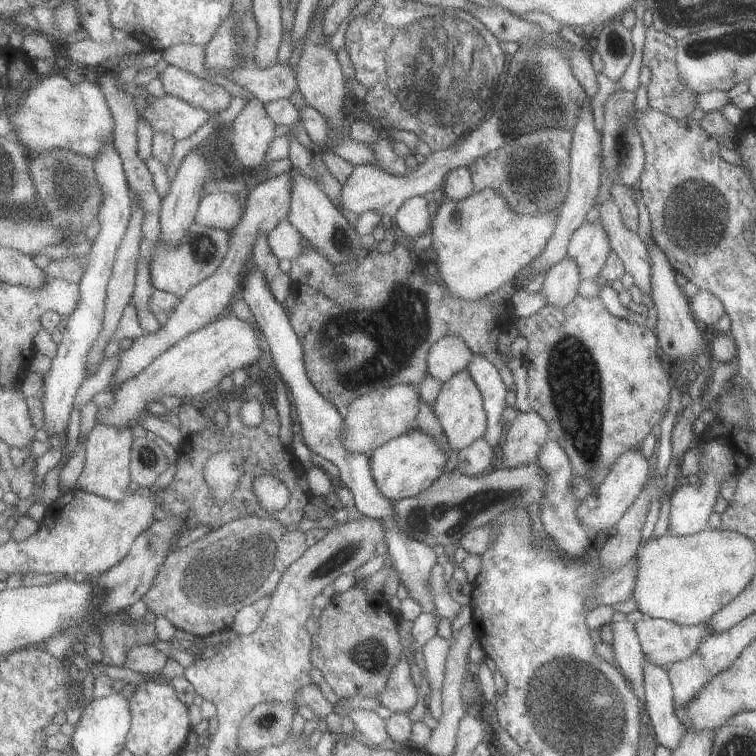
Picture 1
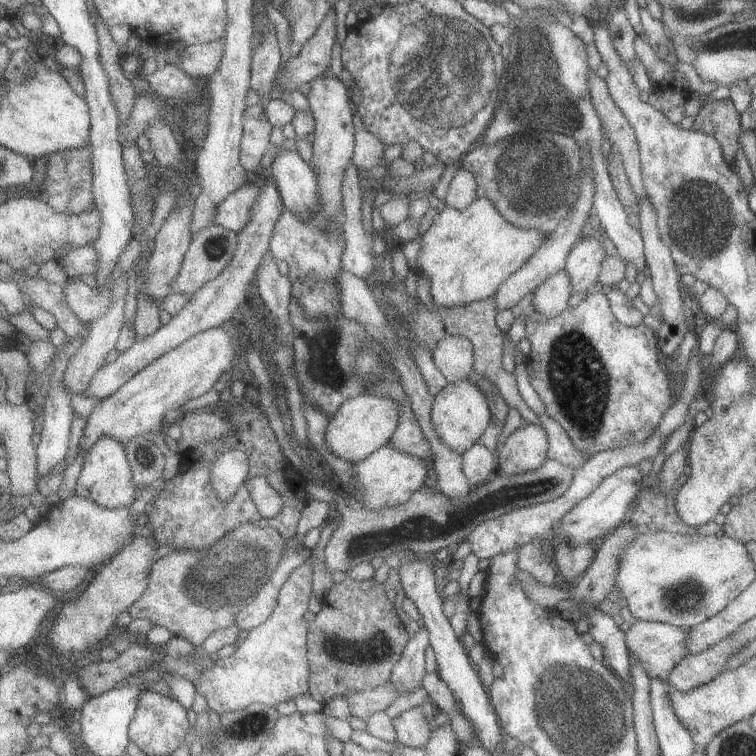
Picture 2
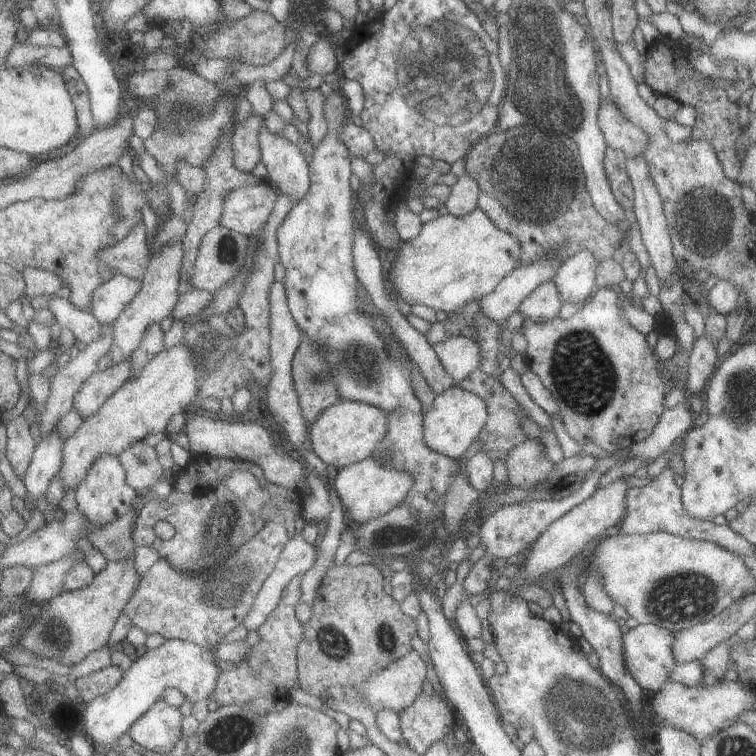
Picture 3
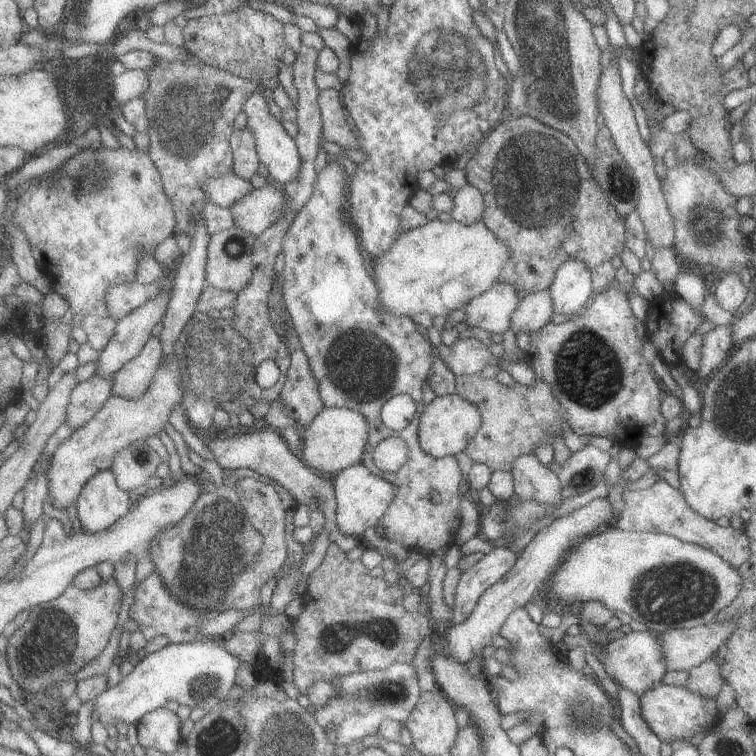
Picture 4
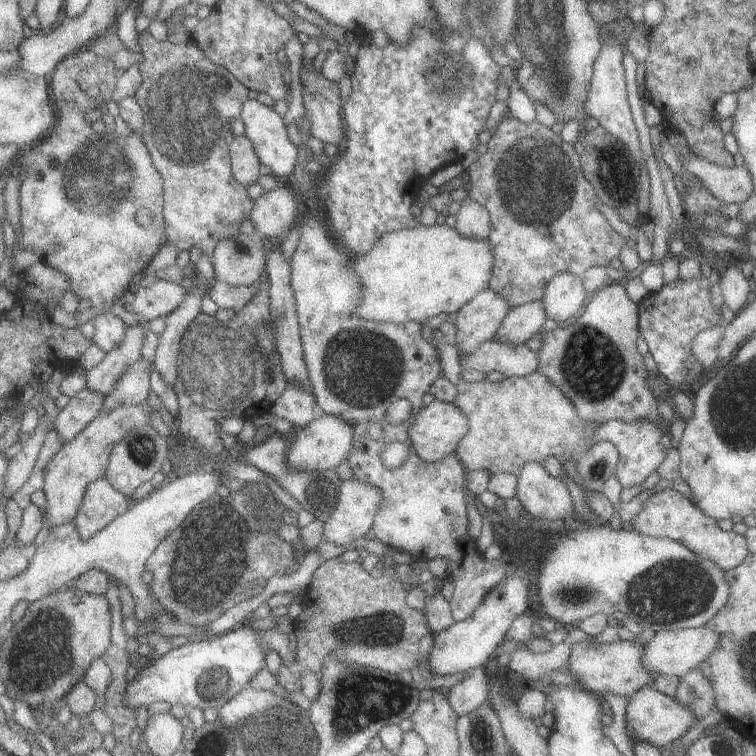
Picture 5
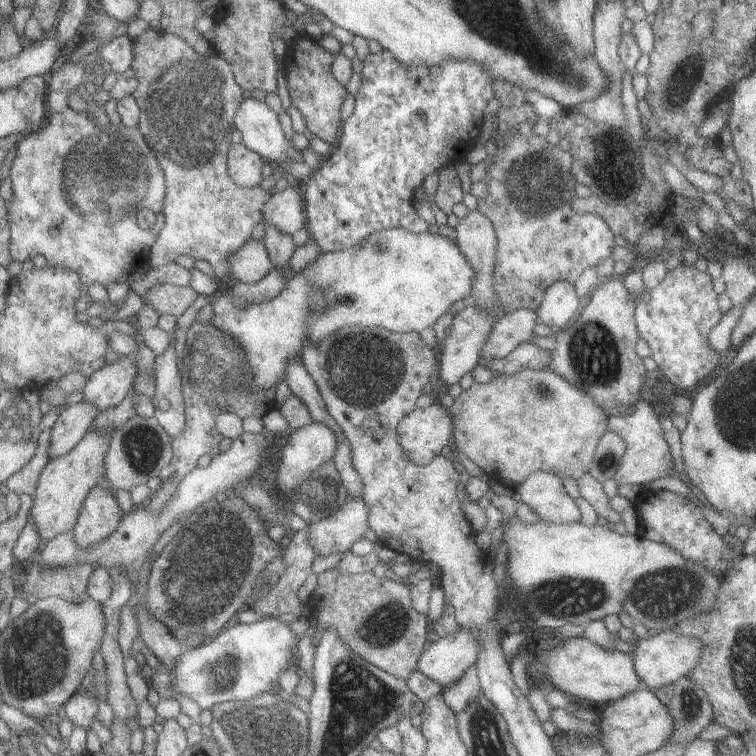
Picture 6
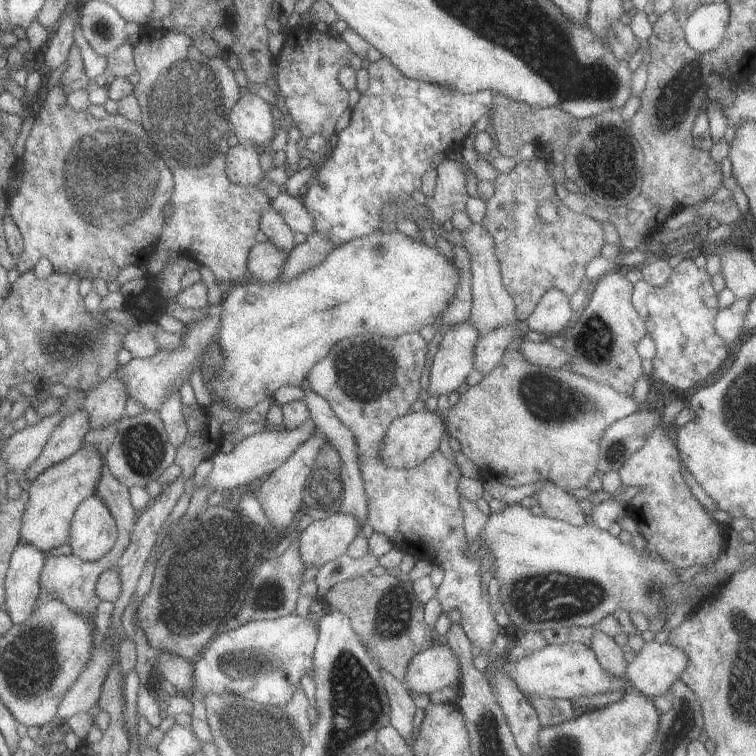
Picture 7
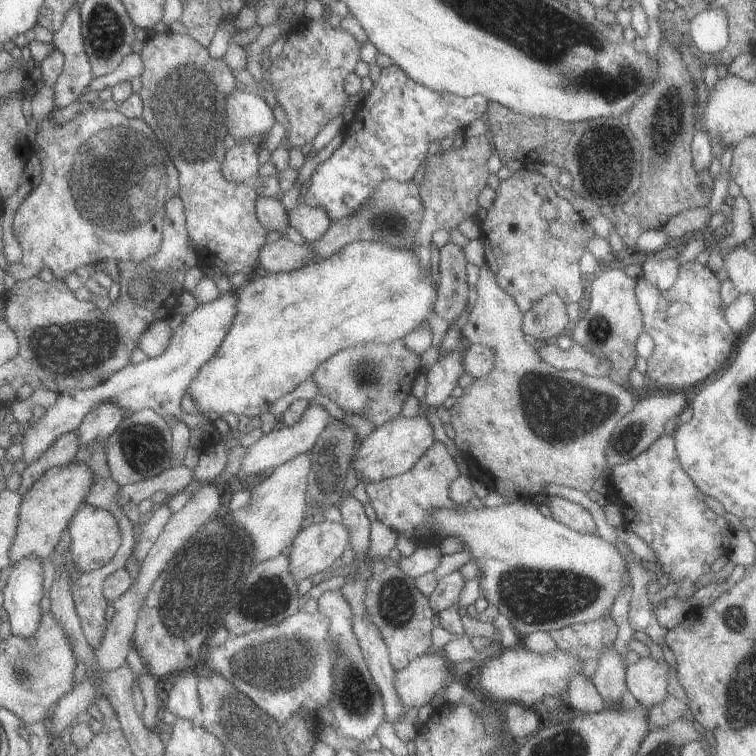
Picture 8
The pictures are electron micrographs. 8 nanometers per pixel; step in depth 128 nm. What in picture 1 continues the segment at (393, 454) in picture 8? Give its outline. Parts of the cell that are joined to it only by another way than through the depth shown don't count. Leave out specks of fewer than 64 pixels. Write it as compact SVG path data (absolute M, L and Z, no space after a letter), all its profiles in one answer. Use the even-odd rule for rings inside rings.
M466 369L459 371L442 383L440 393L432 408L434 417L443 429L447 444L456 452L484 437L487 417L483 410L483 399Z

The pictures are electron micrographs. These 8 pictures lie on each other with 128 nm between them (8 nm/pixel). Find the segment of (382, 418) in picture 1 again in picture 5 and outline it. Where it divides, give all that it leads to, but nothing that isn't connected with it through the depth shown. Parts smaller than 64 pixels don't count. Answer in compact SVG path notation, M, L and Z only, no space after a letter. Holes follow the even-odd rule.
M322 413L318 418L310 421L305 427L295 431L288 441L286 464L299 471L320 471L335 469L342 460L347 460L352 448L352 426L338 416L328 416Z

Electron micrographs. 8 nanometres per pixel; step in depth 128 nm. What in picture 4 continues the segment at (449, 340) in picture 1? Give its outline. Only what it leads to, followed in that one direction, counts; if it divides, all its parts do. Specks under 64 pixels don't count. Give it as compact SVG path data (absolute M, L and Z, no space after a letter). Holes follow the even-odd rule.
M476 338L459 339L450 346L442 343L433 348L434 354L446 364L455 377L480 373L488 365L500 366L498 357L490 352L486 344Z

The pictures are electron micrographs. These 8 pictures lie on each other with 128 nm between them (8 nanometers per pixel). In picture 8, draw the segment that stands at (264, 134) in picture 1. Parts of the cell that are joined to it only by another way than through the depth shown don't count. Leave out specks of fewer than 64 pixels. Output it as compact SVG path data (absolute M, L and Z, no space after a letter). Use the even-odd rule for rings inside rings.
M241 139L226 152L224 161L224 176L234 183L245 183L246 178L256 177L260 172L258 164L258 148L250 139Z

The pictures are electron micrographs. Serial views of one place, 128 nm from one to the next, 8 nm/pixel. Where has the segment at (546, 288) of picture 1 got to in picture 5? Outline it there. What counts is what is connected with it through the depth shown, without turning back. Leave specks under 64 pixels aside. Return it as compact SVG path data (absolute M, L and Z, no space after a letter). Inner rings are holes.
M541 300L512 307L496 332L496 336L499 336L498 342L510 346L526 343L532 336L540 334L546 320Z

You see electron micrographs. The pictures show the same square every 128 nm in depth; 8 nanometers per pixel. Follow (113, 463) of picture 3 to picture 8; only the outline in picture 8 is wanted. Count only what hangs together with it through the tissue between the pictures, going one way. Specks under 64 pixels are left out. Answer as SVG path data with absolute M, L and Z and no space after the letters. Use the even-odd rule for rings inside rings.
M85 503L74 516L69 531L72 540L72 563L82 571L96 571L106 567L121 551L124 536L117 517L107 509Z

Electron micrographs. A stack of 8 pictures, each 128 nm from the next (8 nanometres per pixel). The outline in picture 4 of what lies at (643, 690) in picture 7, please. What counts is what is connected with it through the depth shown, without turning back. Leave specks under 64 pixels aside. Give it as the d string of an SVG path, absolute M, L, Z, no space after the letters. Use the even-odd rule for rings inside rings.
M727 619L688 629L674 628L658 634L667 670L689 672L699 666L714 656L736 628L735 621Z

